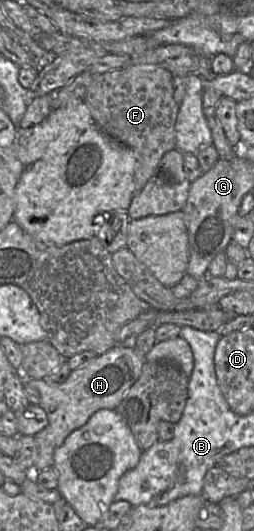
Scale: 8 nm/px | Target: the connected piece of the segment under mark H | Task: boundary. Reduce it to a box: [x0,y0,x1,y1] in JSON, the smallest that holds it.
[30,345,146,471]

